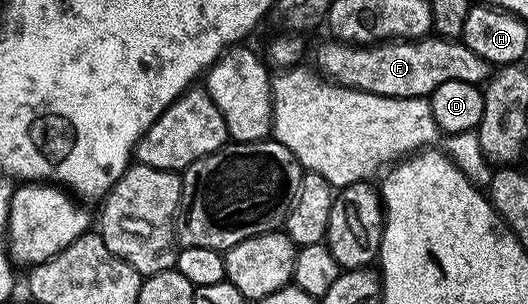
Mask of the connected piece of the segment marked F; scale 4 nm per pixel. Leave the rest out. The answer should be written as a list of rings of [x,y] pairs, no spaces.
[[[429,34],[418,40],[398,40],[395,42],[381,42],[361,46],[358,44],[344,44],[341,40],[325,39],[325,44],[316,48],[315,67],[334,84],[341,84],[347,88],[357,88],[370,94],[382,94],[390,98],[425,98],[431,96],[442,82],[470,82],[483,85],[492,75],[493,65],[486,62],[486,58],[478,58],[474,50],[470,50],[460,40],[445,40],[443,36]]]

